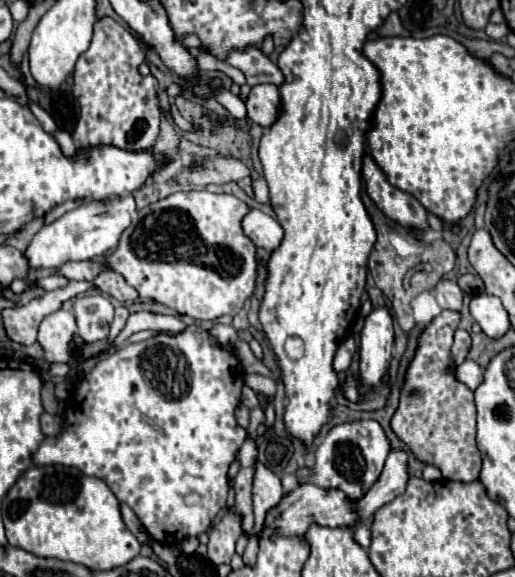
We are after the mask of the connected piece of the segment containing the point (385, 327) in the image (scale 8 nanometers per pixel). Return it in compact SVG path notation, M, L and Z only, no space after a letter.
M375 308L359 338L359 380L367 386L379 386L387 374L393 352L393 320L387 308Z

